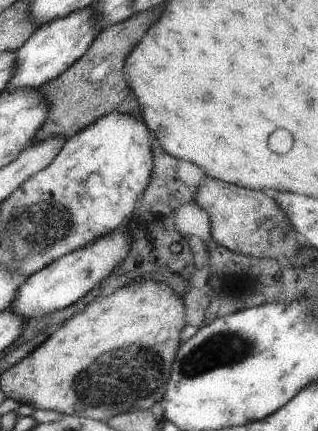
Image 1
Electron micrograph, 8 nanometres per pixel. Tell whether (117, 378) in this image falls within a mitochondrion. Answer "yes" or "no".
yes

